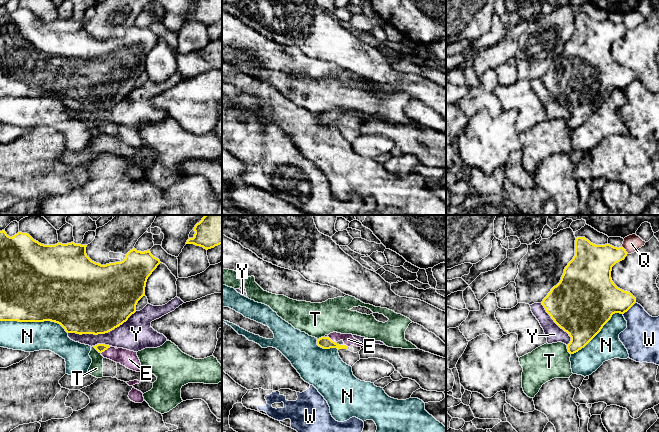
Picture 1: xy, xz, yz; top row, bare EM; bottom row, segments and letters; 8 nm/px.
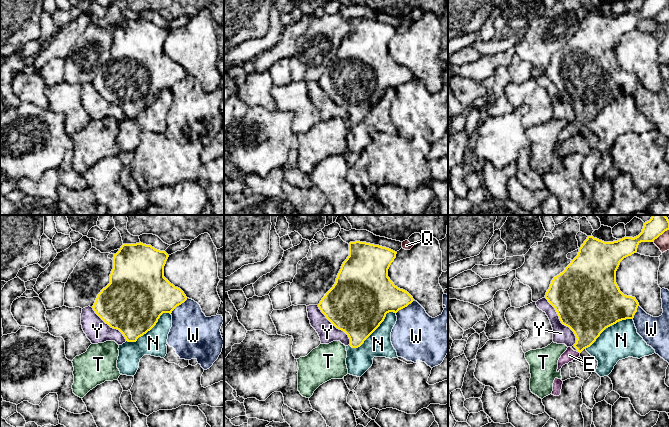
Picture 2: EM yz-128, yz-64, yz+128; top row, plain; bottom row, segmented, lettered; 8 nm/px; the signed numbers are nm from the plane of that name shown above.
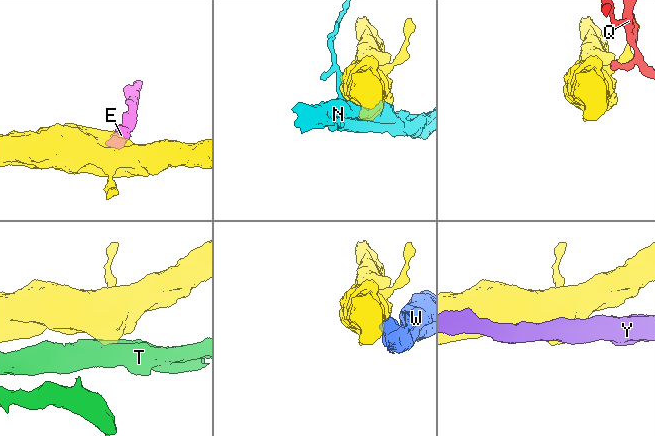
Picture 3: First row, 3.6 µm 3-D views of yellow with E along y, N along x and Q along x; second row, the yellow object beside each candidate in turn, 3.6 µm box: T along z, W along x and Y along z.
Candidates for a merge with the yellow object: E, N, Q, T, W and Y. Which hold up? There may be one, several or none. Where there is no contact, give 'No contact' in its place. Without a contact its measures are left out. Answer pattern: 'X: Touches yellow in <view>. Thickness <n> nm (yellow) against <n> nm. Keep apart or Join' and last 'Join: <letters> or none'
E: Touches yellow in xy. Thickness 70 nm (yellow) against 140 nm. Join
N: Touches yellow in xy. Thickness 500 nm (yellow) against 240 nm. Keep apart
Q: Touches yellow in yz. Thickness 280 nm (yellow) against 140 nm. Keep apart
T: Touches yellow in yz. Thickness 280 nm (yellow) against 280 nm. Keep apart
W: Touches yellow in yz. Thickness 320 nm (yellow) against 280 nm. Keep apart
Y: Touches yellow in xy. Thickness 500 nm (yellow) against 240 nm. Keep apart
Join: E

